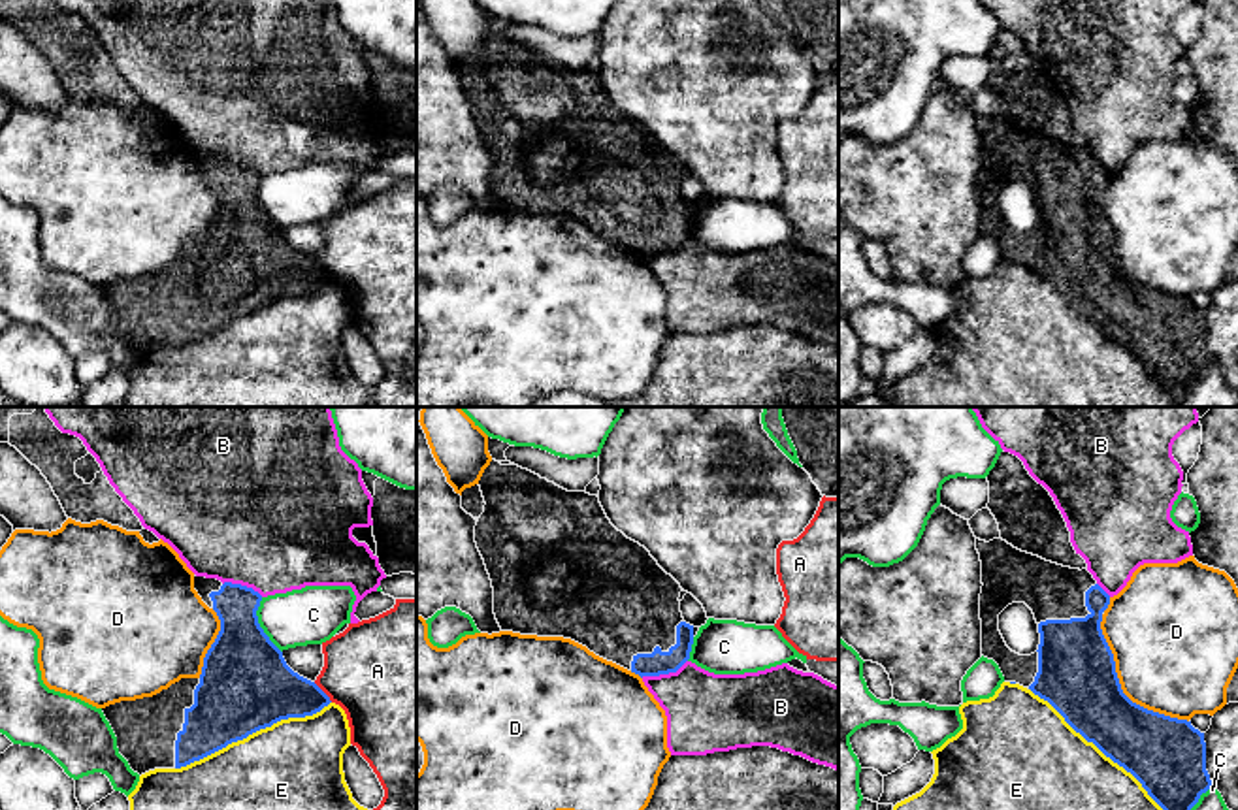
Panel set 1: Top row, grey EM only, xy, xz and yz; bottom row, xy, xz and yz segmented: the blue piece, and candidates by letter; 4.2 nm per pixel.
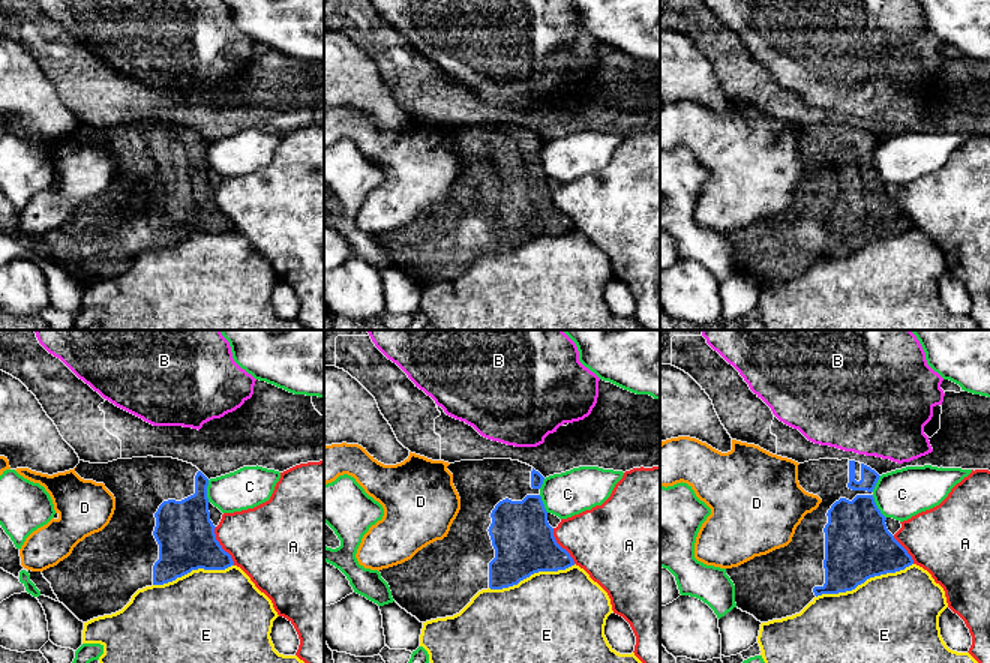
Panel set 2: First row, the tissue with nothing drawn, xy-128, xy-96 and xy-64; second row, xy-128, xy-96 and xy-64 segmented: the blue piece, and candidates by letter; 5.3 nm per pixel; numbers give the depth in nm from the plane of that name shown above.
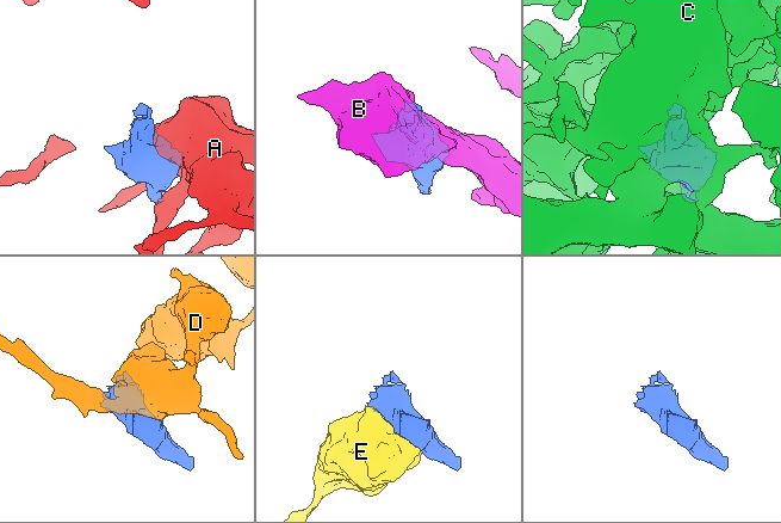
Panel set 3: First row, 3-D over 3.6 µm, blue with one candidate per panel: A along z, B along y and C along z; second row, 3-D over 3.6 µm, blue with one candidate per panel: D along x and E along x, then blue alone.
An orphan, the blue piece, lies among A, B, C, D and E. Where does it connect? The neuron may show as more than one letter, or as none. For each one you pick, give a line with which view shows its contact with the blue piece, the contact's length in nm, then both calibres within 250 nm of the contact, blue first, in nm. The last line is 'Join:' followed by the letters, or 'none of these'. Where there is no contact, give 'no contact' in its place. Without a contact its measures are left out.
Join: none of these

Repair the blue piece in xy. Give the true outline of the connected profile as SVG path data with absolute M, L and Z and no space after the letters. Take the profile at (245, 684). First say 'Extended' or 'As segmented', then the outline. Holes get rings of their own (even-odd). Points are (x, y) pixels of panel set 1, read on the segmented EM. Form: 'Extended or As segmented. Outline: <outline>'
Extended. Outline: M196 575L194 590L220 620L220 631L204 657L202 674L181 678L153 697L102 708L117 737L119 753L139 776L155 769L187 767L281 720L313 716L332 703L315 682L286 665L283 652L260 627L258 591Z

